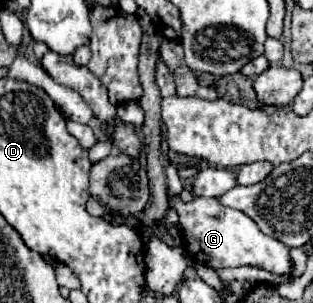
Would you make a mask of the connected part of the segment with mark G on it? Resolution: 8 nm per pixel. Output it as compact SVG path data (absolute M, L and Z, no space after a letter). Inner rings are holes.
M179 196L171 198L179 214L179 228L185 240L185 250L195 262L211 268L257 266L271 274L287 276L289 280L293 280L293 262L289 256L289 248L283 242L263 234L247 214L223 206L219 198L195 196L195 200L191 202L183 202Z

